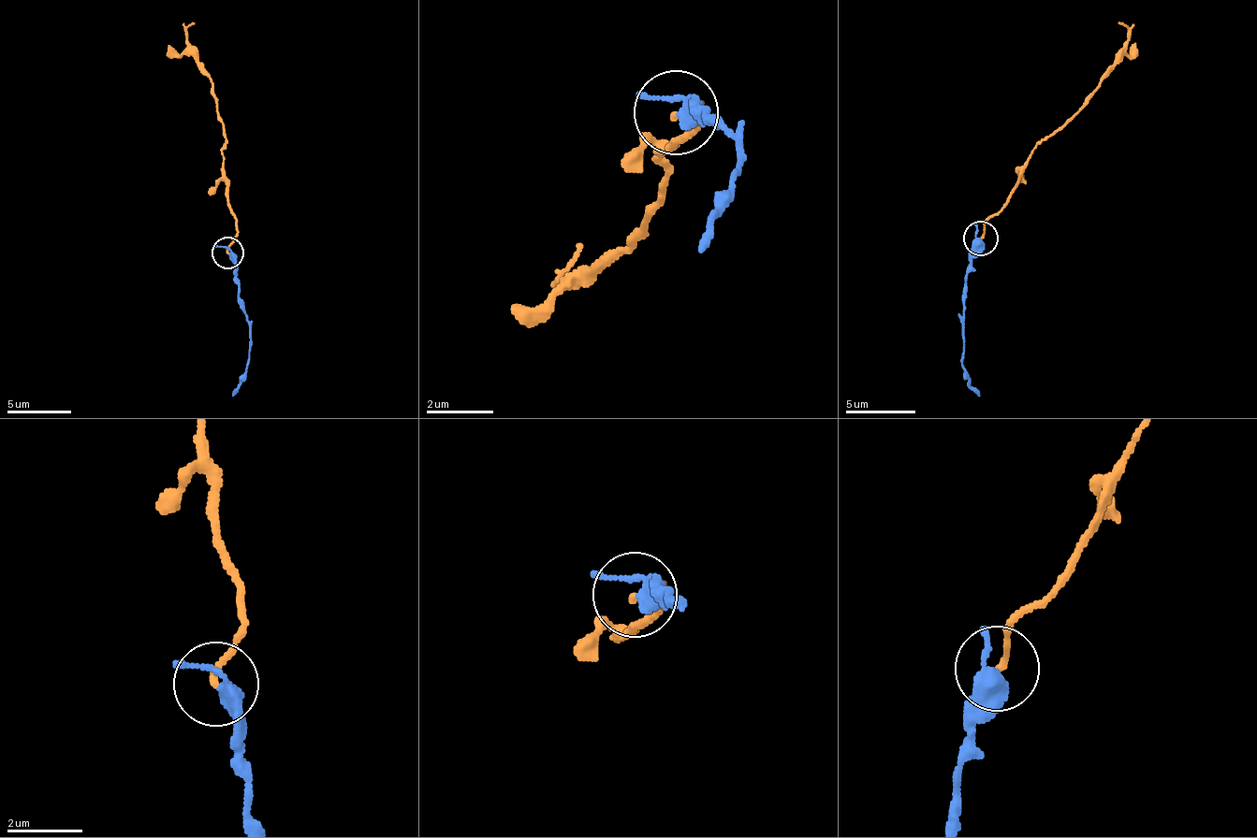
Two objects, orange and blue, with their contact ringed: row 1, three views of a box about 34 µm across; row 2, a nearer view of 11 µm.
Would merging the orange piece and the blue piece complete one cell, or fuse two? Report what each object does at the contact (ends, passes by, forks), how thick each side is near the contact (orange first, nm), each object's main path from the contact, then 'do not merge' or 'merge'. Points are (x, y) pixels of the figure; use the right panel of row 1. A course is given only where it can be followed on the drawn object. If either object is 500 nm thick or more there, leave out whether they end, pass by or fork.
orange ends there; blue passes by; 160 nm thick on the orange side, 320 nm on the other; orange runs (979, 238), (983, 220), (1007, 199), (1028, 154), (1066, 124), (1128, 38), (1128, 29), (1118, 21); blue runs (979, 238), (966, 274), (963, 368), (980, 395); do not merge

